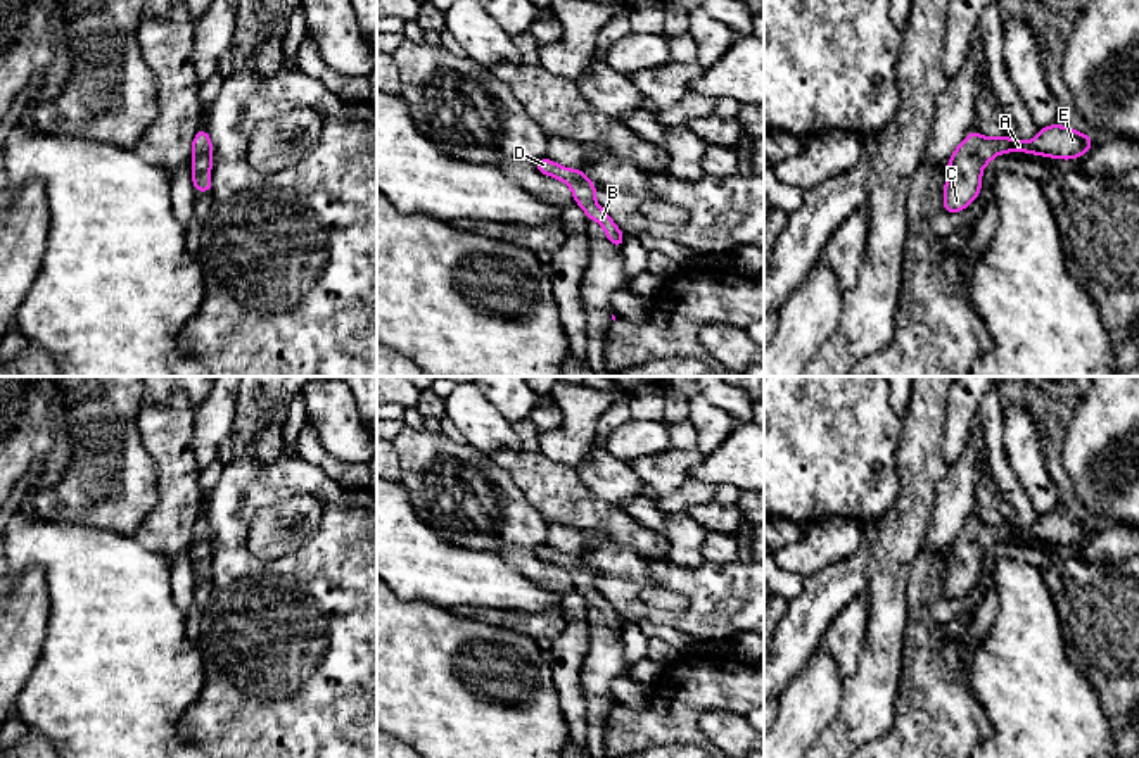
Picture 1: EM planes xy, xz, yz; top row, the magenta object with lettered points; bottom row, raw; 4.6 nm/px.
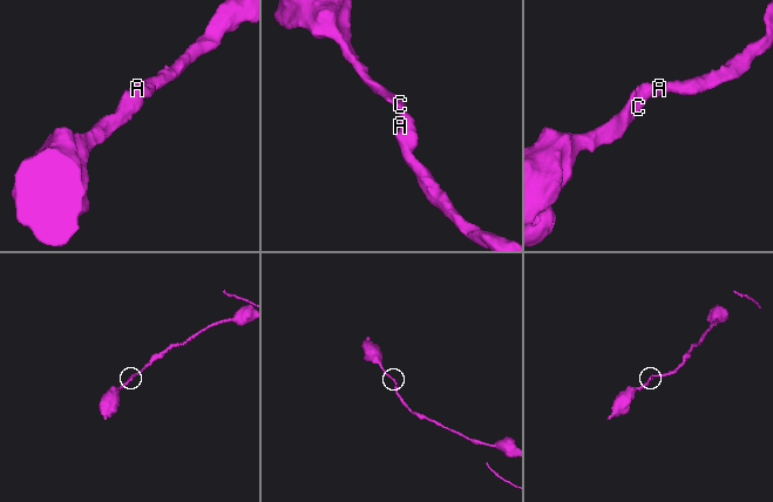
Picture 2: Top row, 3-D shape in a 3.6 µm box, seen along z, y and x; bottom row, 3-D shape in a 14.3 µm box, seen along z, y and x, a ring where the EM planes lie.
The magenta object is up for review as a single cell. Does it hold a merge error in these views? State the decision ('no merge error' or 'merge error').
no merge error

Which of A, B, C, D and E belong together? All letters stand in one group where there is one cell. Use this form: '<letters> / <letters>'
A B C D E

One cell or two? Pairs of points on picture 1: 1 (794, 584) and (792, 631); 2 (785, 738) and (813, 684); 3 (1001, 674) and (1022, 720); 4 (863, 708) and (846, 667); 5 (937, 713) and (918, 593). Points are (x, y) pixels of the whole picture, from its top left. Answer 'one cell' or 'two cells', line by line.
1: two cells
2: one cell
3: one cell
4: two cells
5: one cell

